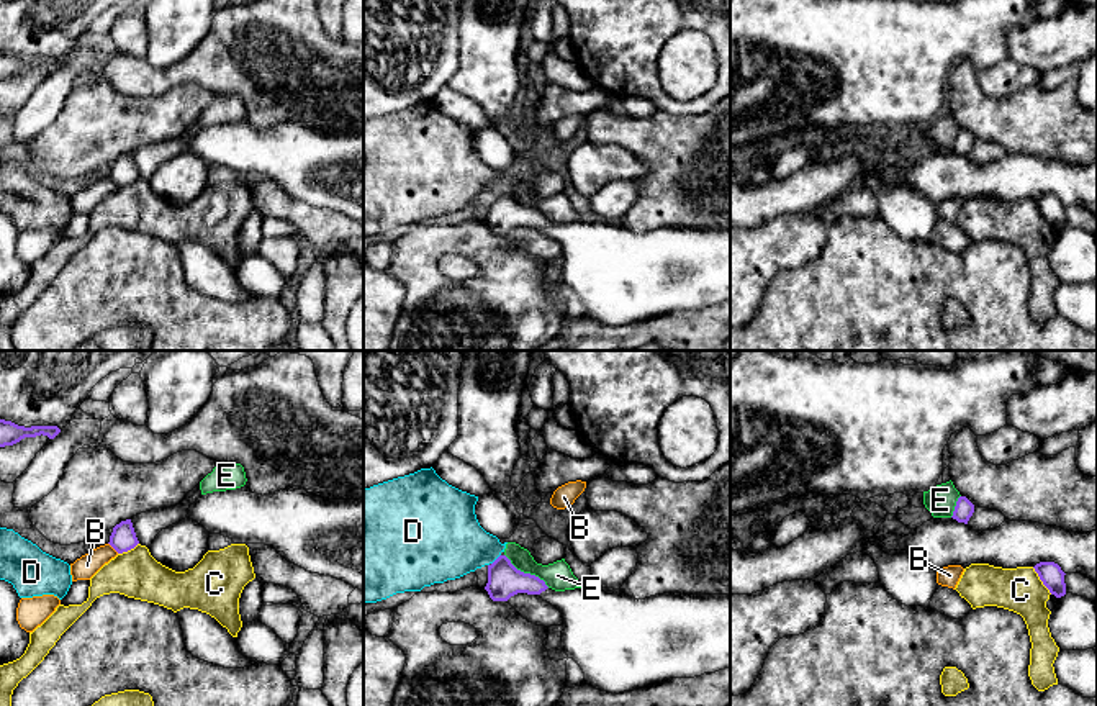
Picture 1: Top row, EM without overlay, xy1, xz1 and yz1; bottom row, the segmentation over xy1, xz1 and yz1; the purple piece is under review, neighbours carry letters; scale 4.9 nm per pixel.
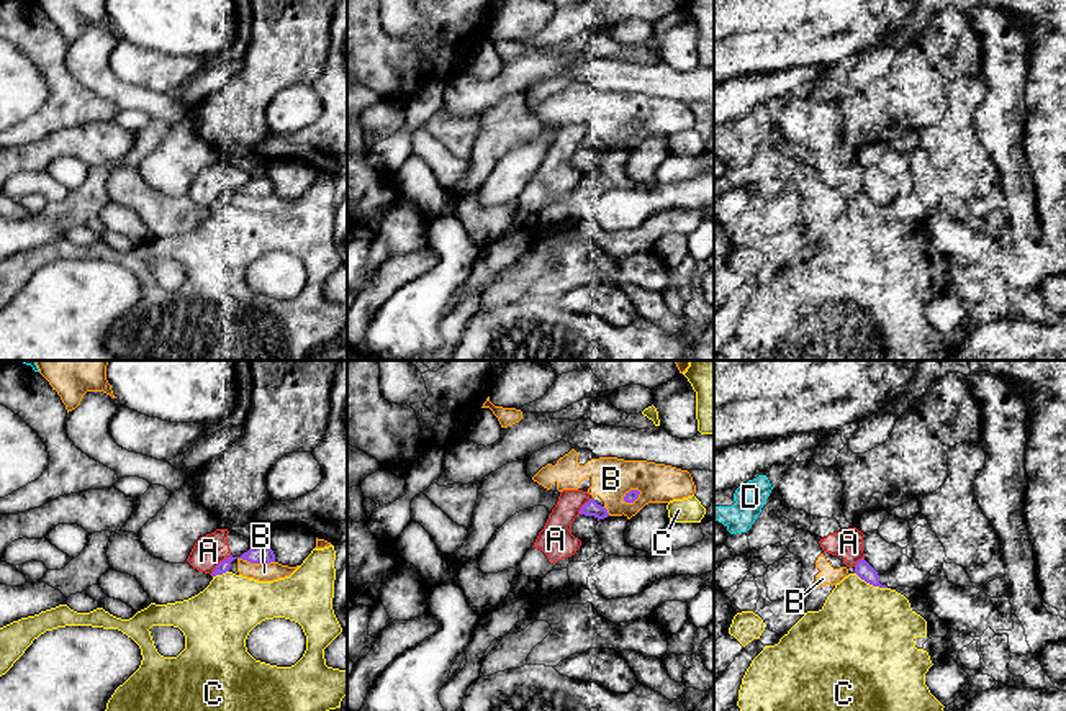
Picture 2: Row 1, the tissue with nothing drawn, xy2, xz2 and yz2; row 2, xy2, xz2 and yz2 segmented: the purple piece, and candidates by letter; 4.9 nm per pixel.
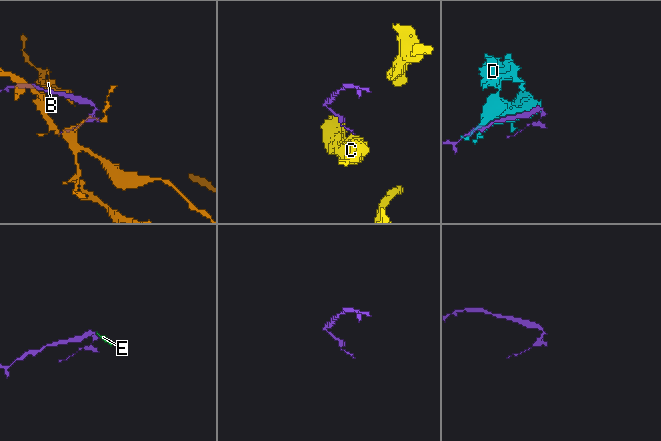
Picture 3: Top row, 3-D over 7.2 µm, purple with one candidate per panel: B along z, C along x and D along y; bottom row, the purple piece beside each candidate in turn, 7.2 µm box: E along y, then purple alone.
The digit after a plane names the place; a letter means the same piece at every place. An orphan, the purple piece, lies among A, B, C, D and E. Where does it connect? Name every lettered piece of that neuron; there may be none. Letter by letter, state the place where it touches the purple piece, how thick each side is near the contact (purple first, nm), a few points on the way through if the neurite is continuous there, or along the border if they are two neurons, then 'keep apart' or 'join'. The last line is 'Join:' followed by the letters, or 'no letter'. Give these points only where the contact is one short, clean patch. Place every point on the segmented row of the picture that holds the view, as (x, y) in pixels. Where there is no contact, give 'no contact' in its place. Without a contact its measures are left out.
A: meets purple in xy2 at (220, 562); 100 nm thick on the purple side, 160 nm on the other; keep apart
B: meets purple in xy2 at (256, 562); 100 nm thick on the purple side, 100 nm on the other; keep apart
C: meets purple in yz2 at (871, 584); 80 nm thick on the purple side, 480 nm on the other; keep apart
D: meets purple in xz1 at (496, 559); 170 nm thick on the purple side, 360 nm on the other; keep apart
E: meets purple in xz1 at (526, 574); 170 nm thick on the purple side, 140 nm on the other; border along xz1 (505, 554), (518, 569), (537, 575), (549, 587); keep apart
Join: no letter

